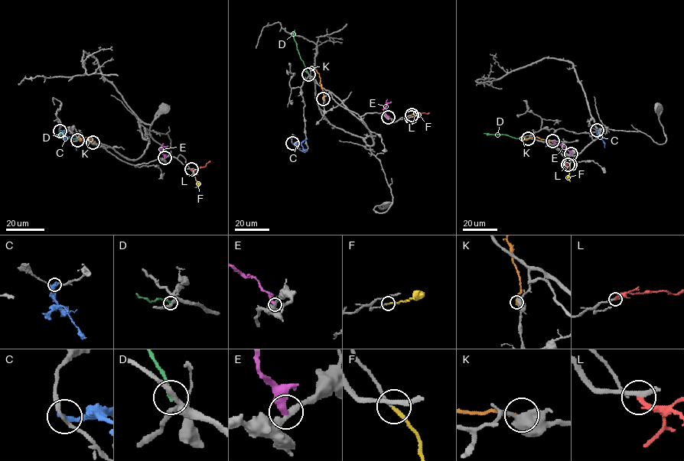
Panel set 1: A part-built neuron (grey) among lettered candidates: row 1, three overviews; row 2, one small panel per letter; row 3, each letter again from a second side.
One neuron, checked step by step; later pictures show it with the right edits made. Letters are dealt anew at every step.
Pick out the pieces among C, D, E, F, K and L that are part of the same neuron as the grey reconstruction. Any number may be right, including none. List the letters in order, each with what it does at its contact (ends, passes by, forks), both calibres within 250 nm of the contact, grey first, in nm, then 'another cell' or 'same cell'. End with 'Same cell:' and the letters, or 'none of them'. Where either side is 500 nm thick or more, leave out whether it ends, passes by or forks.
C: it ends; calibres 180 and 280 nm; another cell
D: it ends; calibres 320 and 180 nm; another cell
E: it ends; calibres 320 and 400 nm; another cell
F: it ends; calibres 120 and 180 nm; same cell
K: it ends; calibres 480 and 240 nm; another cell
L: it ends; calibres 240 and 240 nm; another cell
Same cell: F

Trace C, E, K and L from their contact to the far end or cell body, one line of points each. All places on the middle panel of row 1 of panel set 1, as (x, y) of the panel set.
C: (292, 143), (300, 144), (307, 150)
E: (388, 117), (383, 109), (387, 99)
K: (323, 99), (320, 77), (312, 68), (317, 70)
L: (412, 115), (429, 112)

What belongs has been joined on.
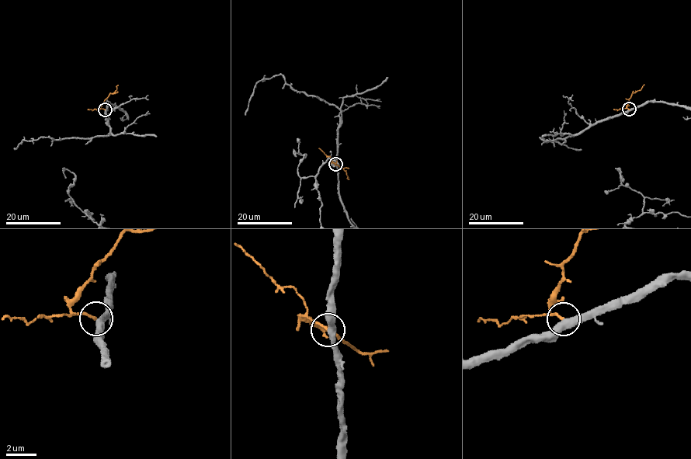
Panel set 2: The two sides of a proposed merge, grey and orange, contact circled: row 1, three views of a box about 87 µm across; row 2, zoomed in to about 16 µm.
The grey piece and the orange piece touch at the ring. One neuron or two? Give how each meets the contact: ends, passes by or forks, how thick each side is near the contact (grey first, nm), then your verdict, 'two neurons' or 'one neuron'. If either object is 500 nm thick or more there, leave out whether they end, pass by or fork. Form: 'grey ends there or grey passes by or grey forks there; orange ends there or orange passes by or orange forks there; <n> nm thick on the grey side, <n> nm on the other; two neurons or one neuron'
grey passes by; orange ends there; 440 nm thick on the grey side, 150 nm on the other; one neuron

